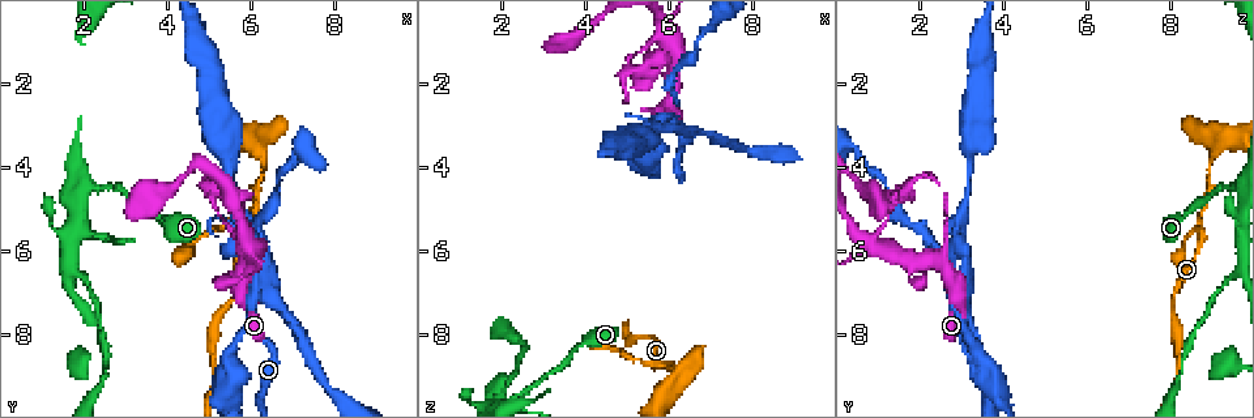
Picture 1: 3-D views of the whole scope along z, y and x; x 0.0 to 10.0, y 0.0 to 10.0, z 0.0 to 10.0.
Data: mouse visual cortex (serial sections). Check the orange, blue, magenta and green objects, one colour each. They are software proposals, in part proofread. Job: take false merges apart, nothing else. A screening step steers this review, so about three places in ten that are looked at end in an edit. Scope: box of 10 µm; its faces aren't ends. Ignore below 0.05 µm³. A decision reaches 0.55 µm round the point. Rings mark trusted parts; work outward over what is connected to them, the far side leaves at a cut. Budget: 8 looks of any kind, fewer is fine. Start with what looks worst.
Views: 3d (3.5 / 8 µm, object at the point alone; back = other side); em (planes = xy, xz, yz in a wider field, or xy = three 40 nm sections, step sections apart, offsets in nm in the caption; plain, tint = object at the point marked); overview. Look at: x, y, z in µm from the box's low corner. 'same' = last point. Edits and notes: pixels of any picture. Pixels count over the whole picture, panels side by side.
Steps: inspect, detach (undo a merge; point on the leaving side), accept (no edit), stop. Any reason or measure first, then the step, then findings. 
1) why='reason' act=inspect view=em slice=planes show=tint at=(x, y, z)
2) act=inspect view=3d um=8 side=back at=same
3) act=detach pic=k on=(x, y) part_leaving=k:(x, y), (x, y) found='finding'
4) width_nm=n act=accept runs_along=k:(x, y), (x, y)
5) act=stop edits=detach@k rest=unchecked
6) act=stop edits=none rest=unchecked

why='looks like a crossing' act=inspect view=3d um=8 at=(6.05, 7.05, 2.80)

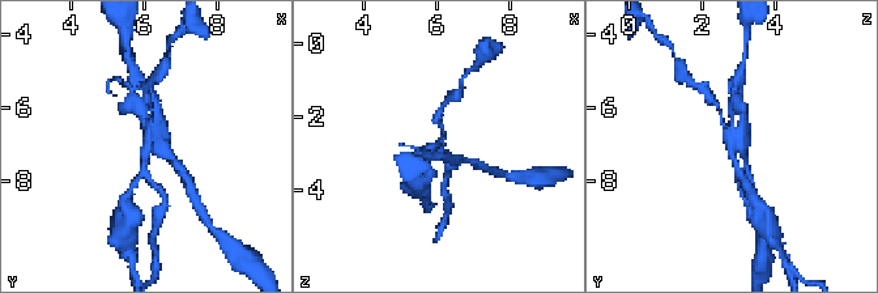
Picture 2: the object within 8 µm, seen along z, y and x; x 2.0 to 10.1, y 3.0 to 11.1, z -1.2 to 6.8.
act=inspect view=3d um=3.5 at=same

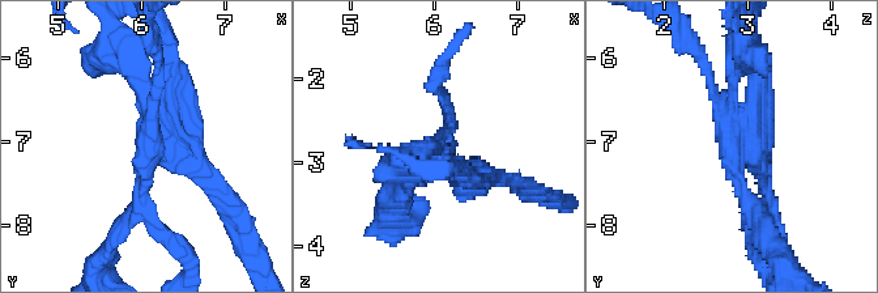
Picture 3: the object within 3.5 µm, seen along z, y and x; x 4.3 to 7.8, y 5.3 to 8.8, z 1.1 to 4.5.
act=inspect view=em slice=xy step=1 show=tint at=(6.05, 7.10, 2.80)

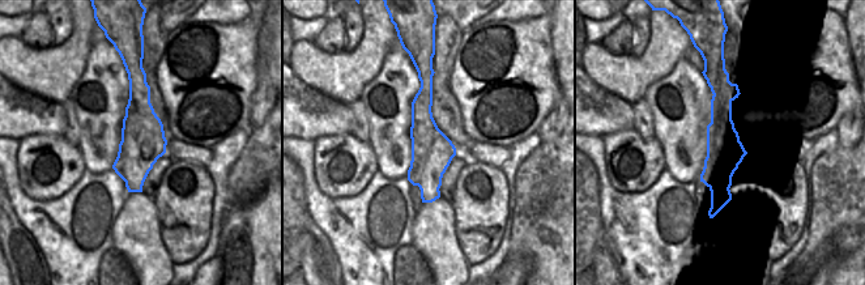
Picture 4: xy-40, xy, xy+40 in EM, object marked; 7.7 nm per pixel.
act=detach pic=3 on=(401, 183) found='two cells meet here'

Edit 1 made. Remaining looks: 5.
why='sudden change in width' act=inspect view=3d um=8 at=(5.95, 5.85, 0.80)

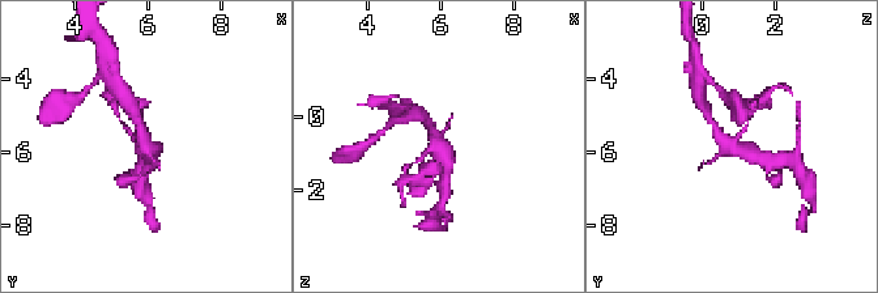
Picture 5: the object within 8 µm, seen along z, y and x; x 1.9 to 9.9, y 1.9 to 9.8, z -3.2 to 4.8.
arms=4 arm_widths_nm=100,150,250,350 act=inspect view=em slice=xy step=1 show=tint at=same

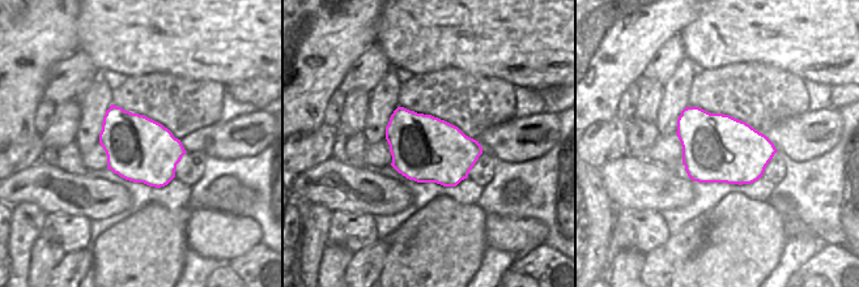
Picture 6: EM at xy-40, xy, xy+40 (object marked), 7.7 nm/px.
width_nm=500 act=accept runs_along=5:(764, 157), (732, 149), (708, 117) found='continuous, no second cell'

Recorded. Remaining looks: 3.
why='abrupt turn' act=inspect view=3d um=8 at=(5.60, 5.40, 8.75)

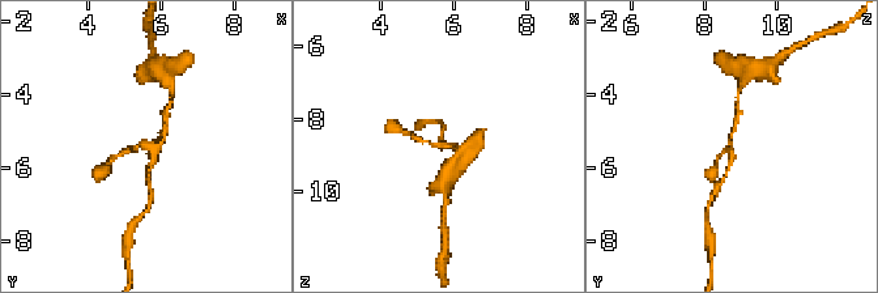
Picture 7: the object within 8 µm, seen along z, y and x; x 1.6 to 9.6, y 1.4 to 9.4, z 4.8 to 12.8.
why='zoom in' act=inspect view=3d um=3.5 at=same

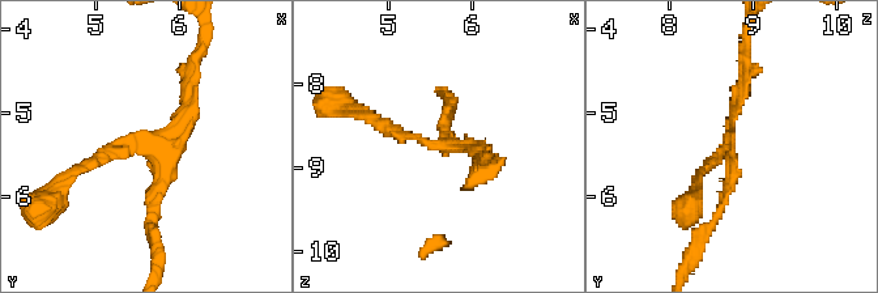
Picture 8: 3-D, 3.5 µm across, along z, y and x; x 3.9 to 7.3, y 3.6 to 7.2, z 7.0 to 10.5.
arms=3 arm_widths_nm=150,150,150 why='now the EM' act=inspect view=em slice=xy step=2 show=tint at=(5.65, 5.45, 8.75)

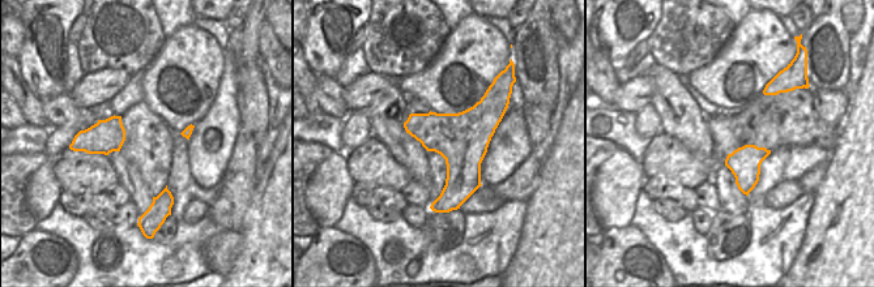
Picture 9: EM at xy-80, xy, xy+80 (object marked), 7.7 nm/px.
act=accept runs_along=8:(153, 223), (165, 158), (126, 147), (77, 170) found='all the same cell'

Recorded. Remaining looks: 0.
act=stop edits=detach@3 rest=unchecked

